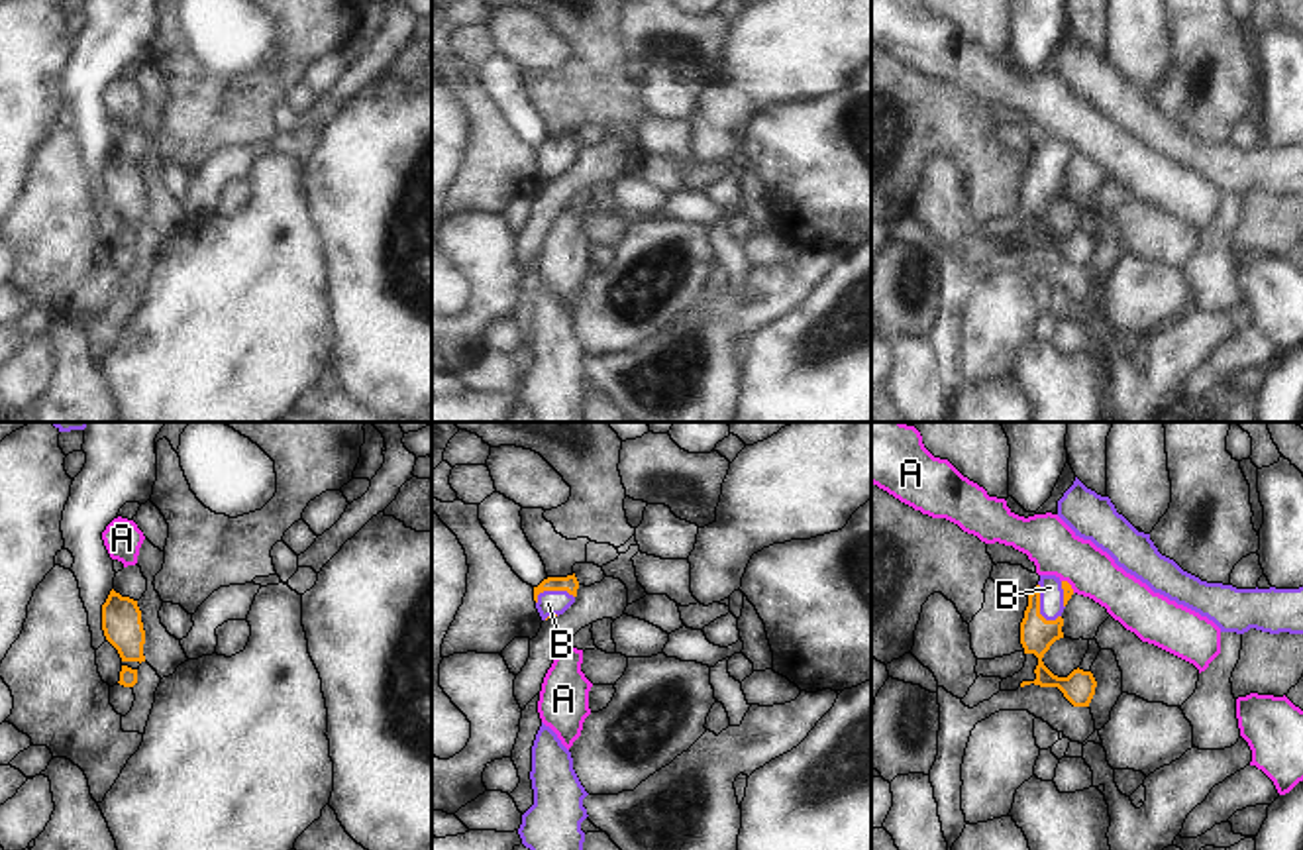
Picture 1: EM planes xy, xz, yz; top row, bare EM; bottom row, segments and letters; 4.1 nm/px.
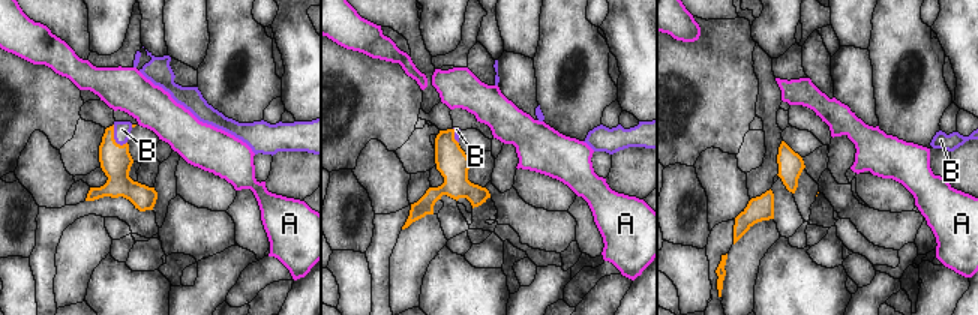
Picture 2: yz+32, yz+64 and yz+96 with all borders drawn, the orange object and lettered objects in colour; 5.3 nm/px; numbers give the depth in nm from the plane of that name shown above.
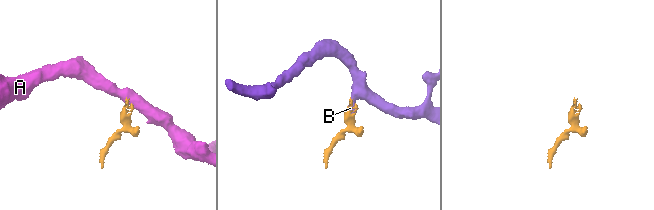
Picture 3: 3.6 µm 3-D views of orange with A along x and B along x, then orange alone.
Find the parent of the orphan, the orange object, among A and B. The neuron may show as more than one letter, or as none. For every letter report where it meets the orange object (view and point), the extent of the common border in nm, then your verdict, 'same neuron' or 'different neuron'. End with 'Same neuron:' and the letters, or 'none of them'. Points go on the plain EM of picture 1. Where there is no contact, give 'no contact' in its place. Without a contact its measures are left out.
A: yz (1070, 146) | 80 nm | different neuron
B: yz (1039, 165) | 170 nm | same neuron
Same neuron: B

